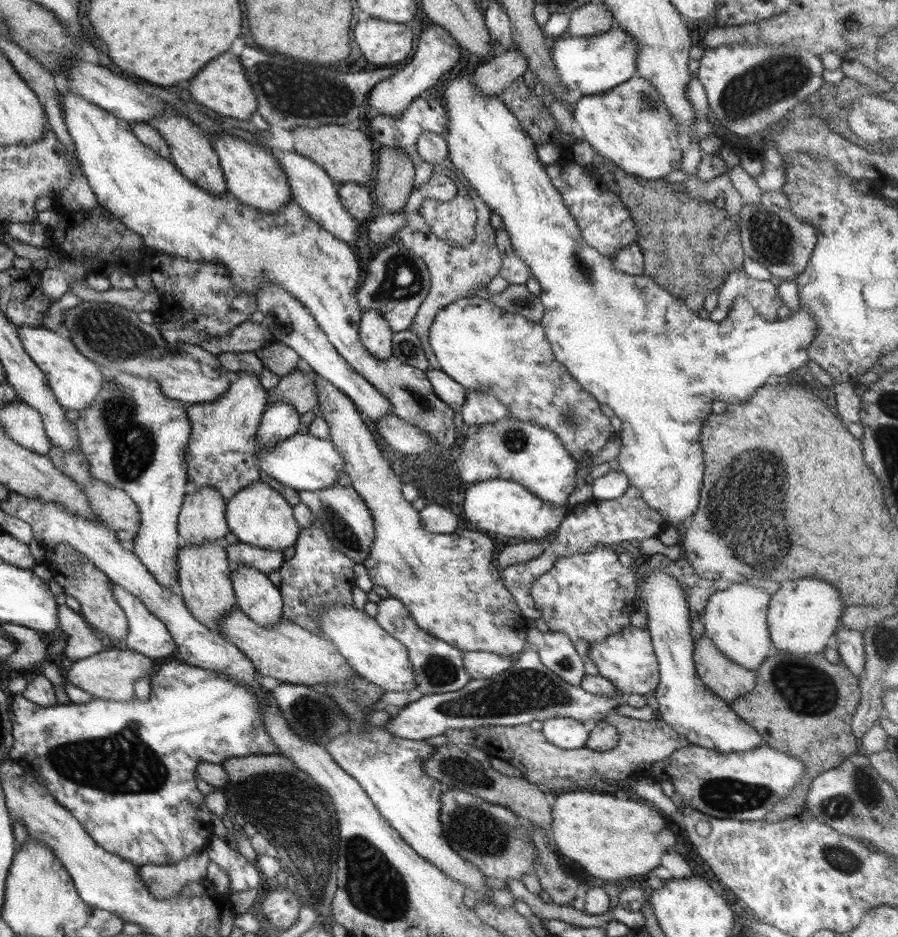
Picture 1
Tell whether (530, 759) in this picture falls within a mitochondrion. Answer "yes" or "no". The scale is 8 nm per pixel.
no

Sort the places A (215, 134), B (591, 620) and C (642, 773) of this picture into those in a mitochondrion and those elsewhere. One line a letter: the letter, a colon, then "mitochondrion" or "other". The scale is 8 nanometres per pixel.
A: other
B: other
C: other

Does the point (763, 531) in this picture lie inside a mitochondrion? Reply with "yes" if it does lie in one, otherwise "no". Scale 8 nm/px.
yes

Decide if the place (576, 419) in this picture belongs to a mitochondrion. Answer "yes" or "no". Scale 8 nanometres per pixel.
yes

